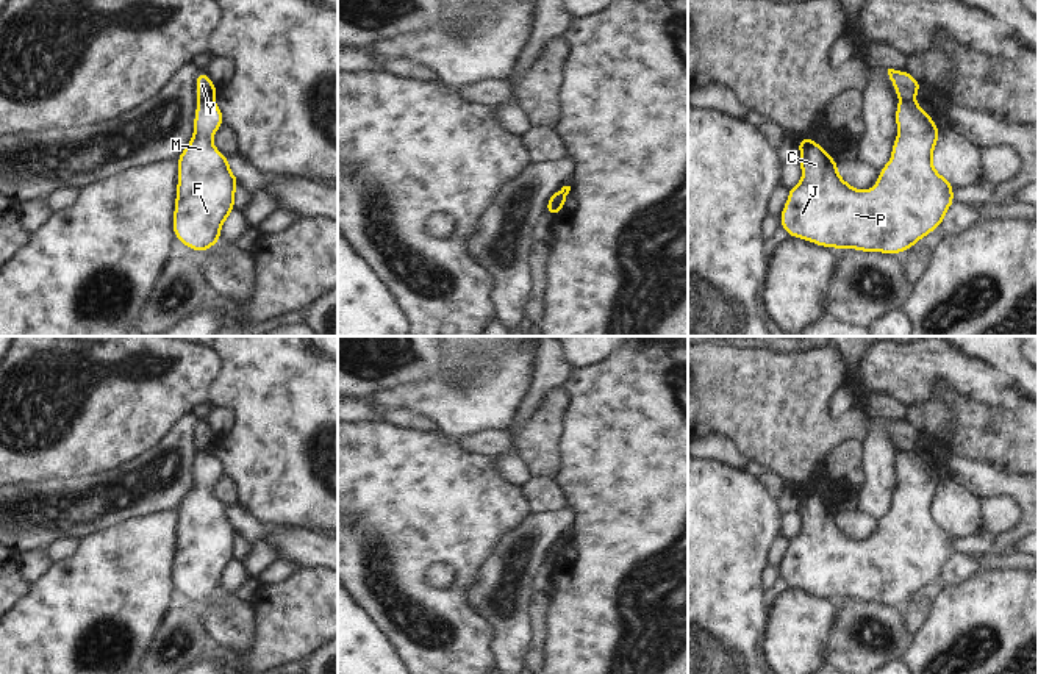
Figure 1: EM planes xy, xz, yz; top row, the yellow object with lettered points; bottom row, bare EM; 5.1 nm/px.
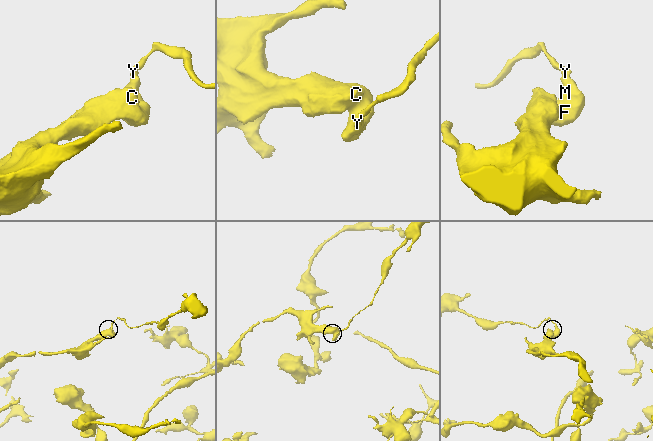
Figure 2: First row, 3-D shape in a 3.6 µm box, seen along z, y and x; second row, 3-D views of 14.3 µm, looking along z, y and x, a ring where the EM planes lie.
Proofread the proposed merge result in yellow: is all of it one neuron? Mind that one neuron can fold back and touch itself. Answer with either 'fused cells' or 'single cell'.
fused cells

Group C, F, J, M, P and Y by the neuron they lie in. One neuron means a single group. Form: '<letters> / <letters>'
C F J M P / Y

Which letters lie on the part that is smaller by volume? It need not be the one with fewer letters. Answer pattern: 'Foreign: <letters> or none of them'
Foreign: Y

